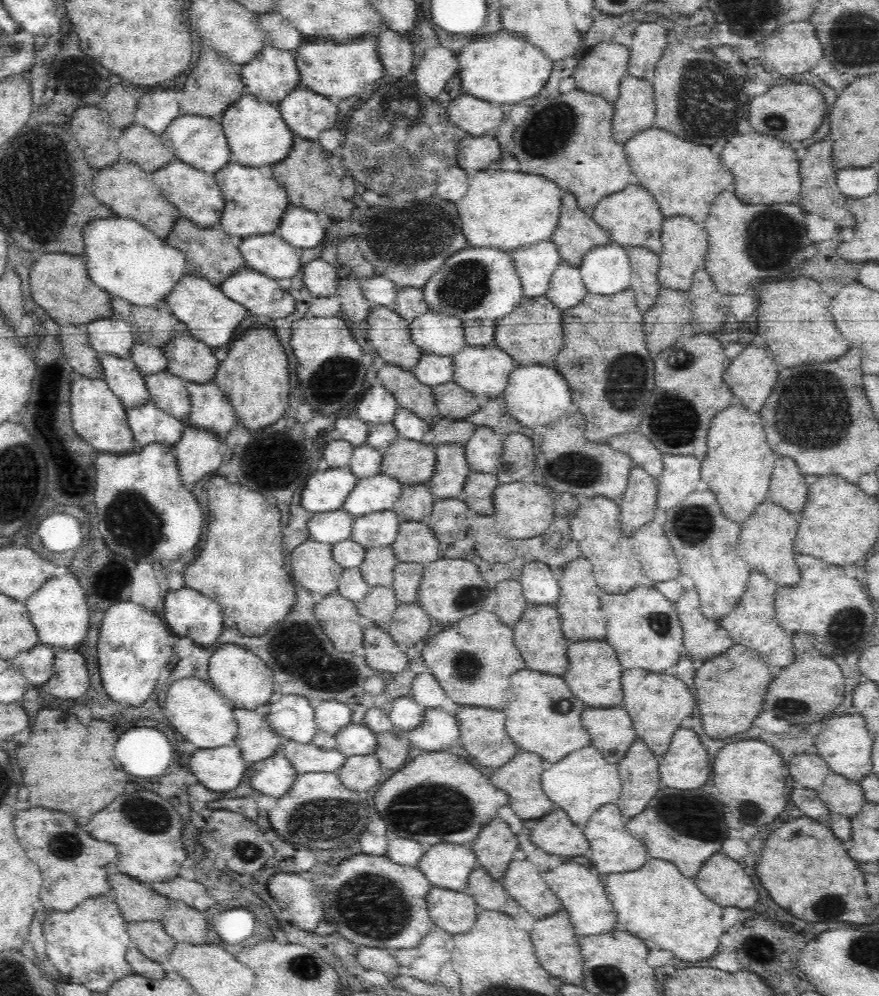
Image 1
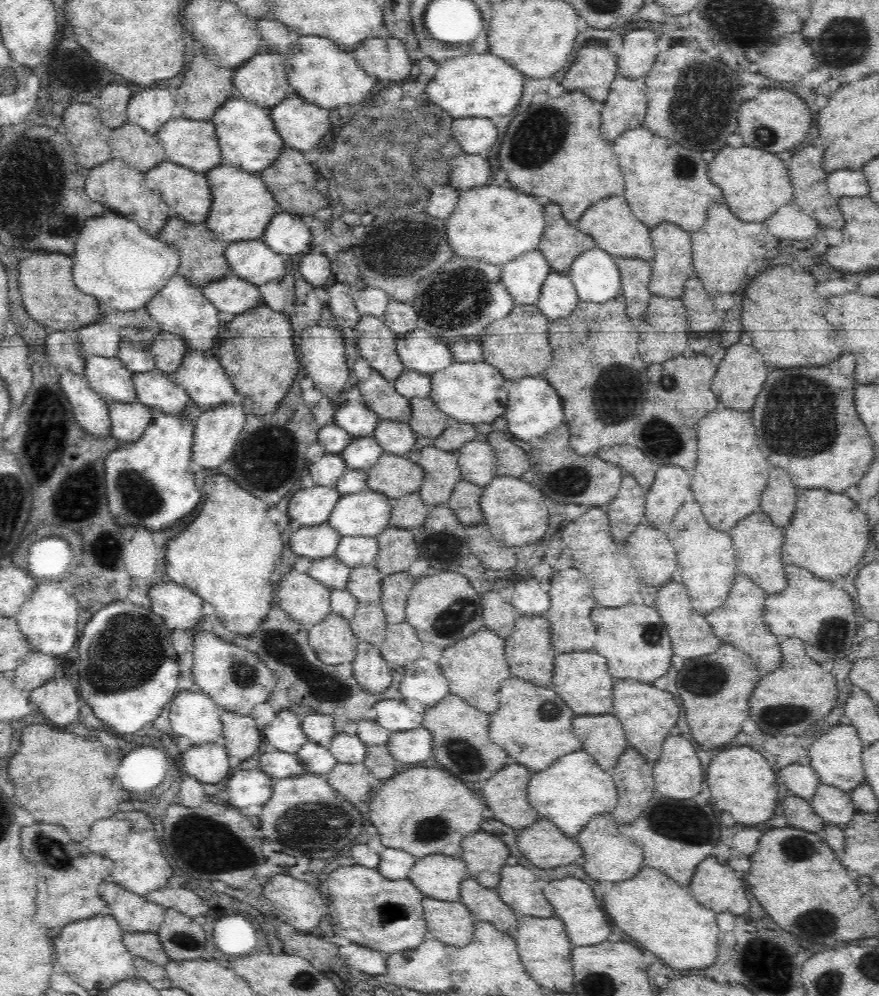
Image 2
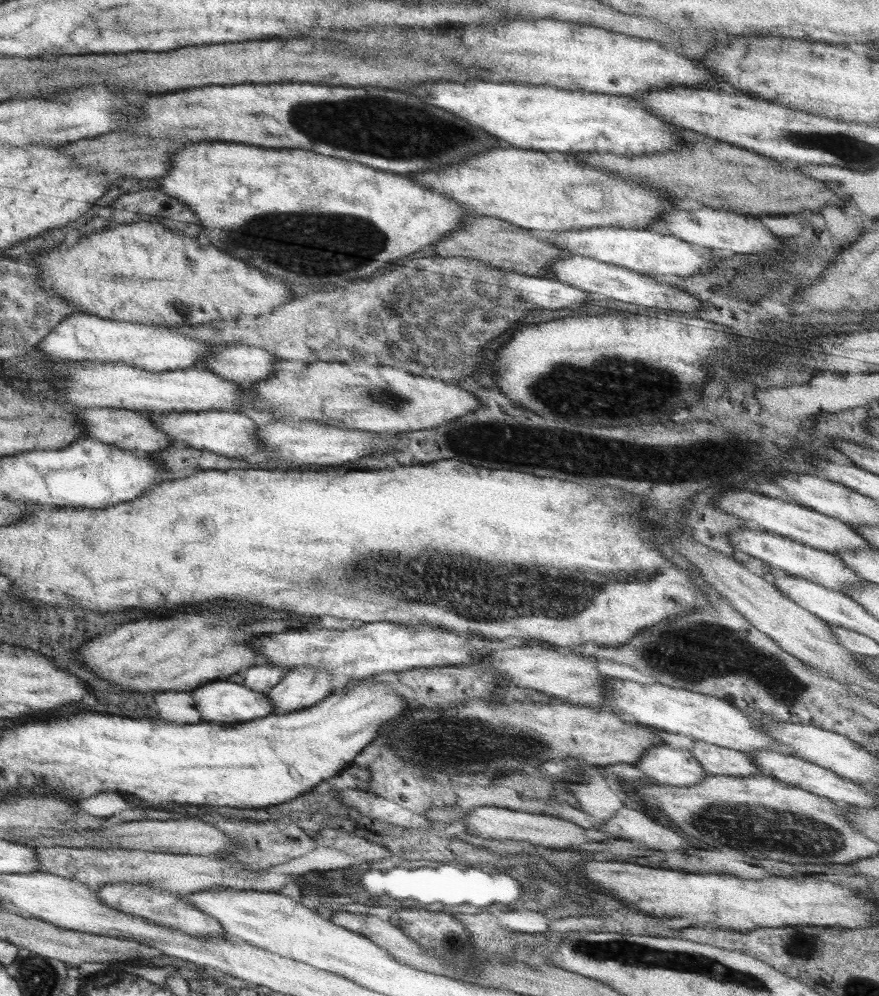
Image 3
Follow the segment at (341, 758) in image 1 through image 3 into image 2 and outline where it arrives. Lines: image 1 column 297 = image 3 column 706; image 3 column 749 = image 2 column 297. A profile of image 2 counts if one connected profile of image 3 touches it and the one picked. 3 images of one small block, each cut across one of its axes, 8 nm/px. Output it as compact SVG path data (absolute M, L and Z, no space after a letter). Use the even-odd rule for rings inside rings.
M276 752L263 753L256 768L276 779L302 776L306 774L306 765L298 758L297 753Z

